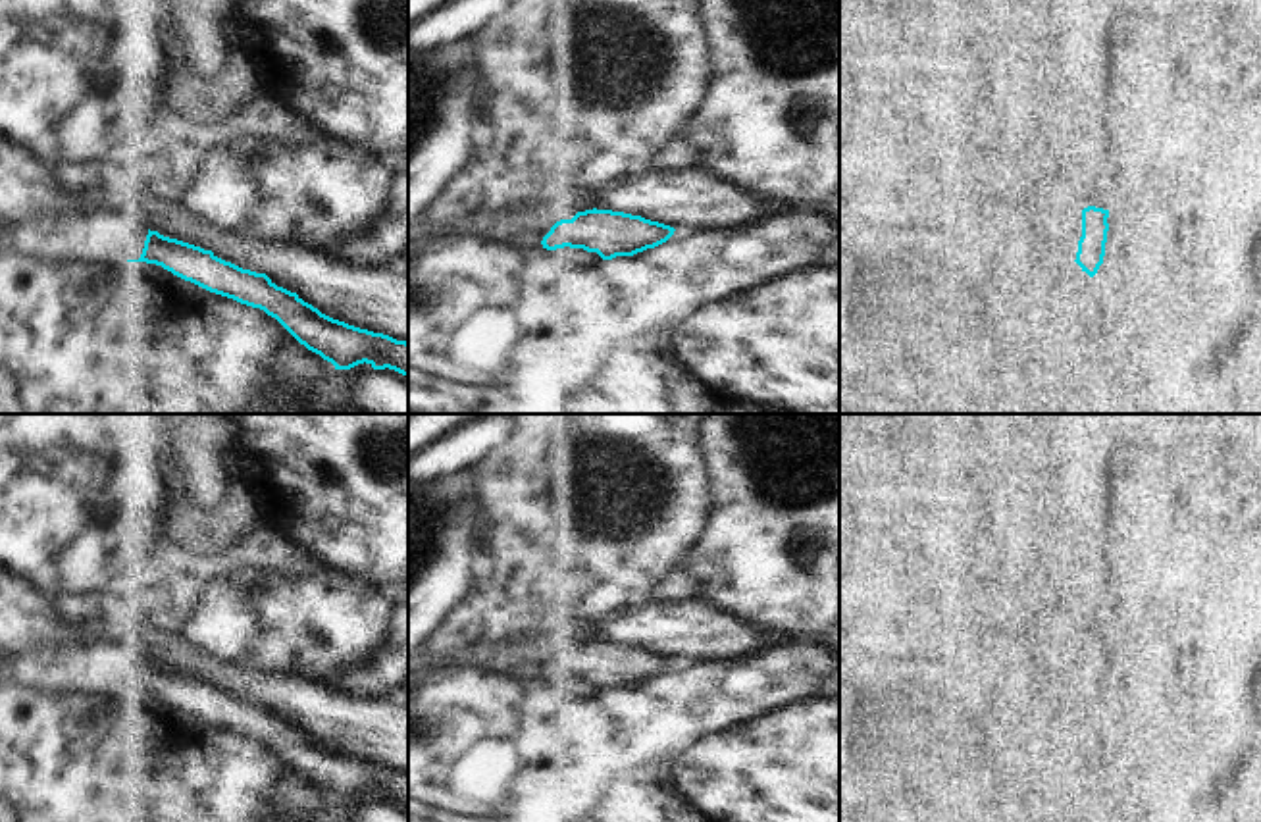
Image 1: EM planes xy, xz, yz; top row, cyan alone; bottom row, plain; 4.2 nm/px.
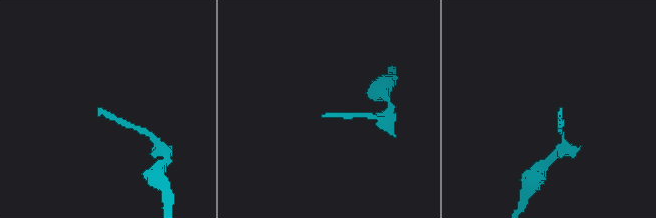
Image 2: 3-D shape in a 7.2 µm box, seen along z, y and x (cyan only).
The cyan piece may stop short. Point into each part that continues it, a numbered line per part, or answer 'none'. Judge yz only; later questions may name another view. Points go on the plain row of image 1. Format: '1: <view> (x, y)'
1: yz (1067, 678)

